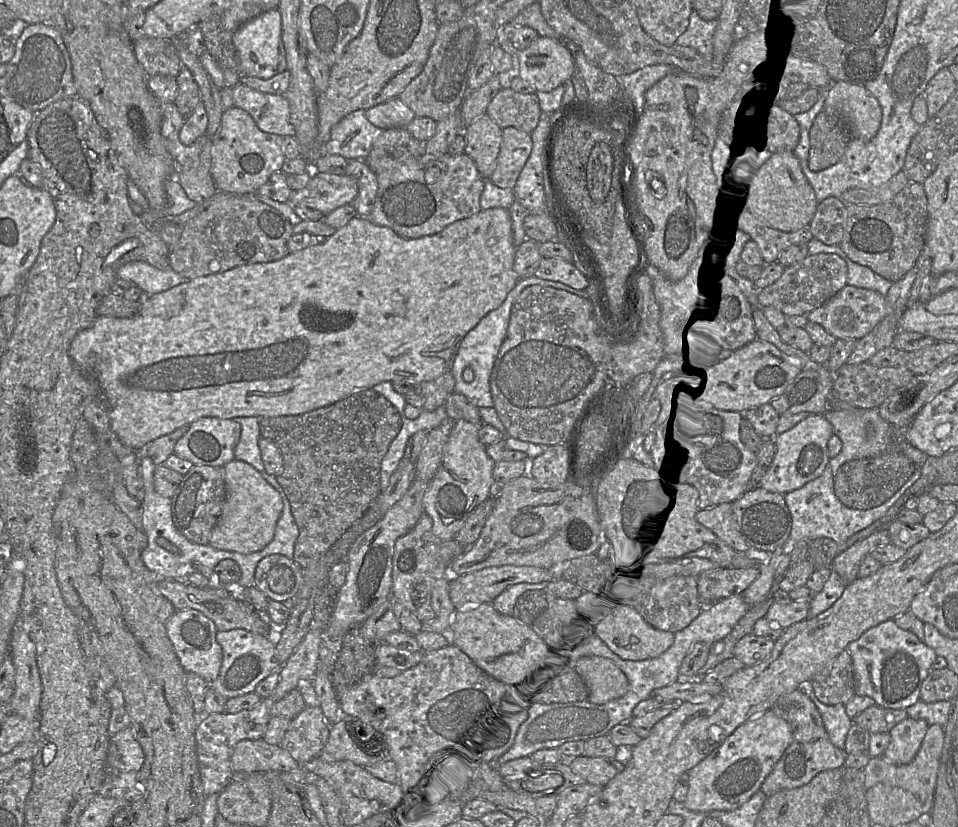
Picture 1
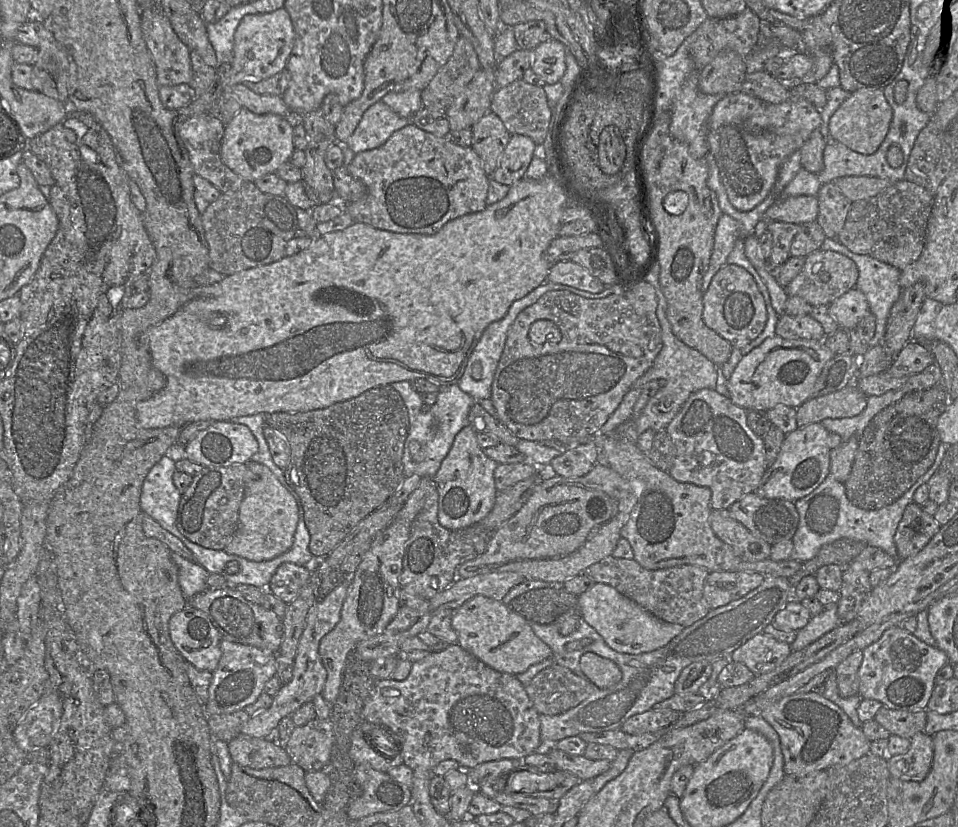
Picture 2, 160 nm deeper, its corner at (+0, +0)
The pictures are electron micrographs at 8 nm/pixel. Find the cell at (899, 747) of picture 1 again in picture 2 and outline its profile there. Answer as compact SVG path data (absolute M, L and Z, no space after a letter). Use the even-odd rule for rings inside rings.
M920 732L909 740L910 747L906 753L887 759L889 773L903 781L920 782L927 777L932 766L933 738Z

